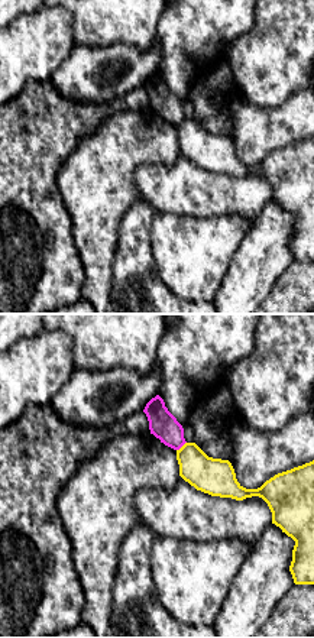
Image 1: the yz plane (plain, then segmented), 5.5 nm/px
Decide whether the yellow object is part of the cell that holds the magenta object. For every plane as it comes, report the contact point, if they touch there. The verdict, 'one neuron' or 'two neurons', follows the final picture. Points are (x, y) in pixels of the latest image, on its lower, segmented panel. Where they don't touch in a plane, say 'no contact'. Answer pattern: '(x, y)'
(181, 446)

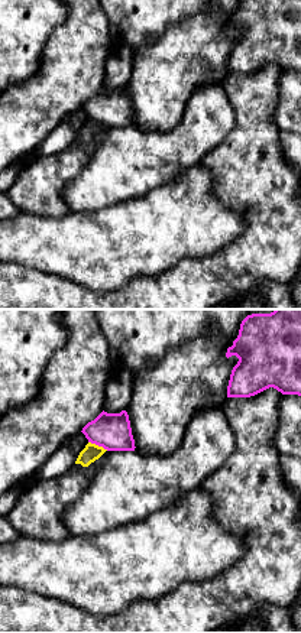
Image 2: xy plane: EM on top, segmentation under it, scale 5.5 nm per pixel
(99, 445)

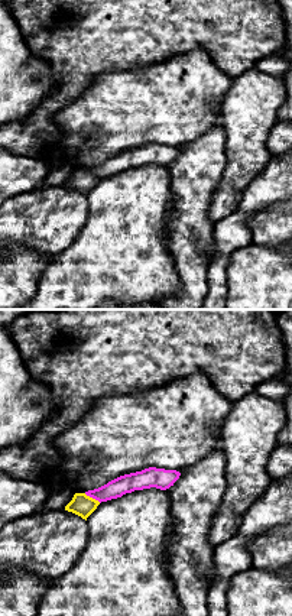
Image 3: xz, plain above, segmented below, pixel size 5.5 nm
(93, 498)

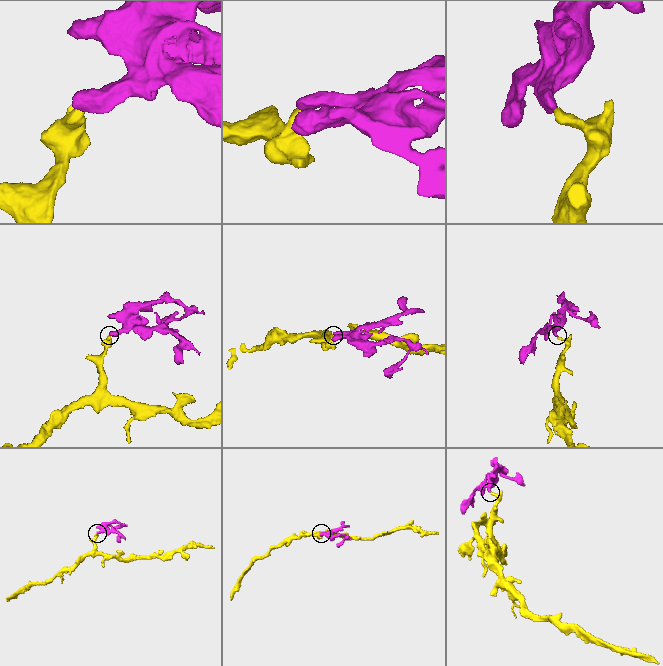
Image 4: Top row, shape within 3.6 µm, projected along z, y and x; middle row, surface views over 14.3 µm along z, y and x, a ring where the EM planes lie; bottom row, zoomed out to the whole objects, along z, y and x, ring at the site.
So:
two neurons

